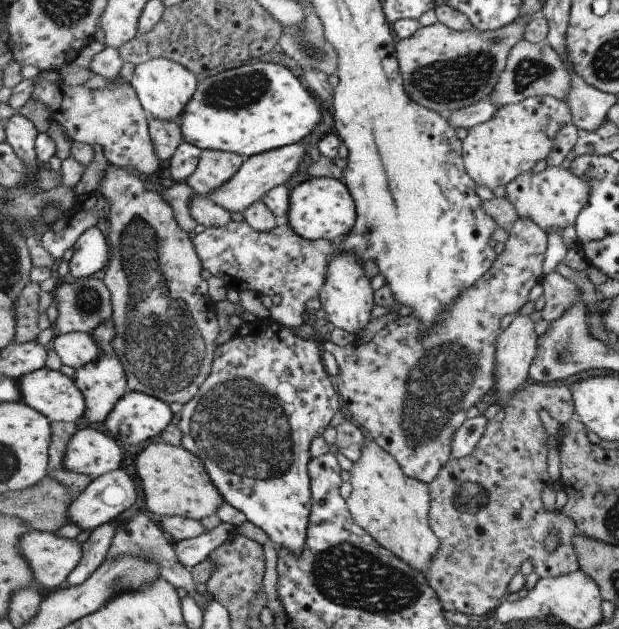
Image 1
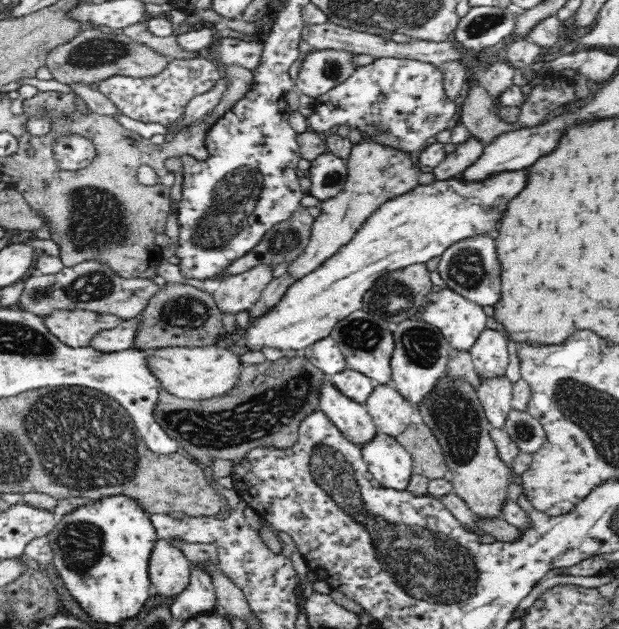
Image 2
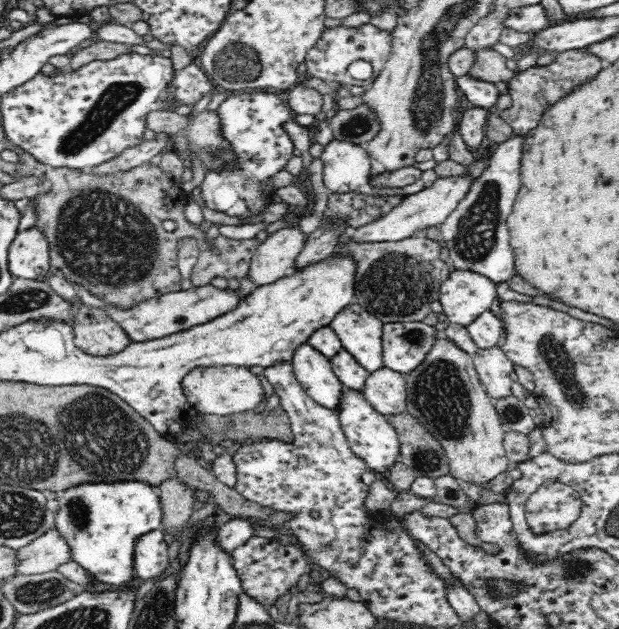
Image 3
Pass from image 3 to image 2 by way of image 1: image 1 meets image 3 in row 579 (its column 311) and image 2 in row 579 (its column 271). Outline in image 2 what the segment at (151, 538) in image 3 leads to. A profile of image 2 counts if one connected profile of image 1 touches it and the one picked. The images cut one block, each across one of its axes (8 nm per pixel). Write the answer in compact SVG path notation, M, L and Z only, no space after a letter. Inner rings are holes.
M159 539L152 549L149 573L151 586L160 596L179 595L189 585L192 566L182 551Z

